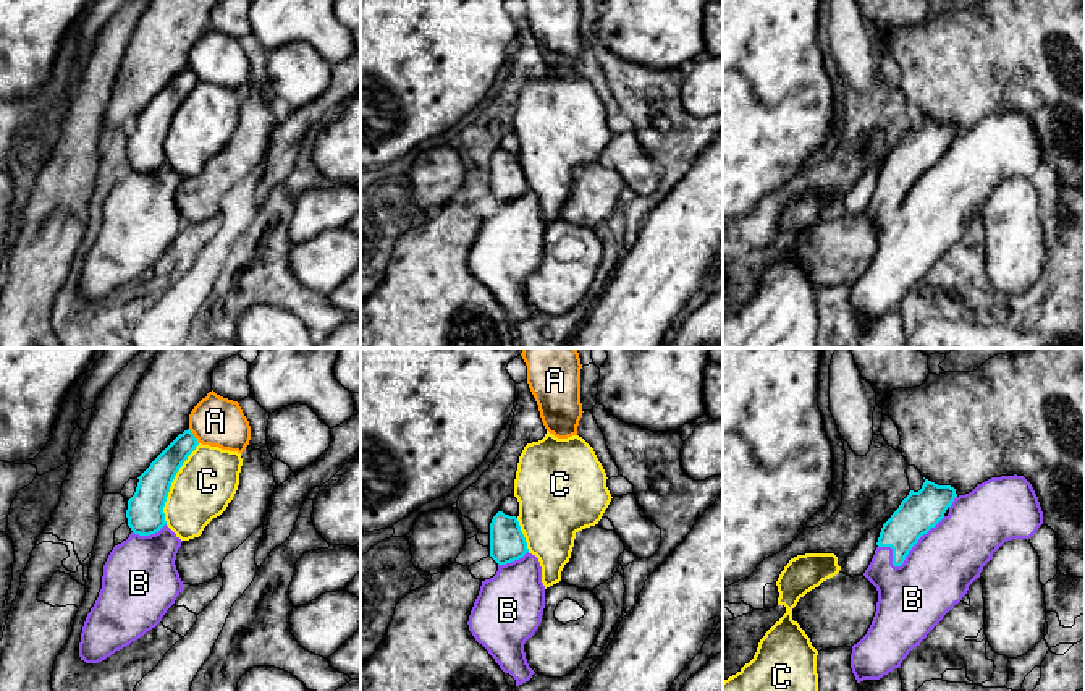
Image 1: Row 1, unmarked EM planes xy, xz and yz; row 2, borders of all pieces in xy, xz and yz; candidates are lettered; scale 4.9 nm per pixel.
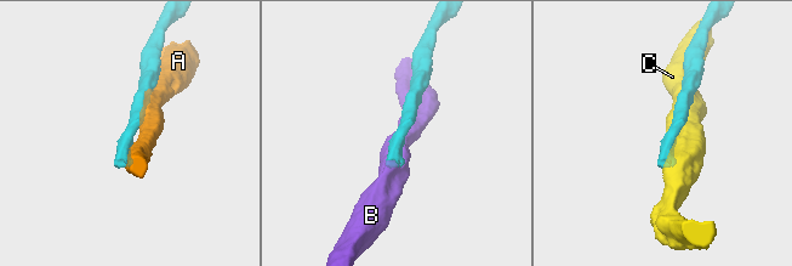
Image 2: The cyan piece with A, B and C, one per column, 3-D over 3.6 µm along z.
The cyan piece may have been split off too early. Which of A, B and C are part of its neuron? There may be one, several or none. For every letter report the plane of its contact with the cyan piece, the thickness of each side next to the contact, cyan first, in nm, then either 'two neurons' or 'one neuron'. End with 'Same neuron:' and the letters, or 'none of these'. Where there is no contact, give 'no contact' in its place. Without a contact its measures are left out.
A: contact in xy; calibres 140 and 240 nm; two neurons
B: contact in yz; calibres 200 and 360 nm; one neuron
C: contact in xy; calibres 180 and 300 nm; two neurons
Same neuron: B

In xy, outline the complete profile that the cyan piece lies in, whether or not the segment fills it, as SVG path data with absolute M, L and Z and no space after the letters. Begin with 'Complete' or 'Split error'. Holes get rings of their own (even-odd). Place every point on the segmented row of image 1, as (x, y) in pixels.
Split error. M184 430L137 477L126 510L133 532L110 552L103 565L102 589L82 626L79 657L86 663L105 660L155 628L183 591L175 565L183 541L167 526L163 507L176 473L197 445L194 434Z

